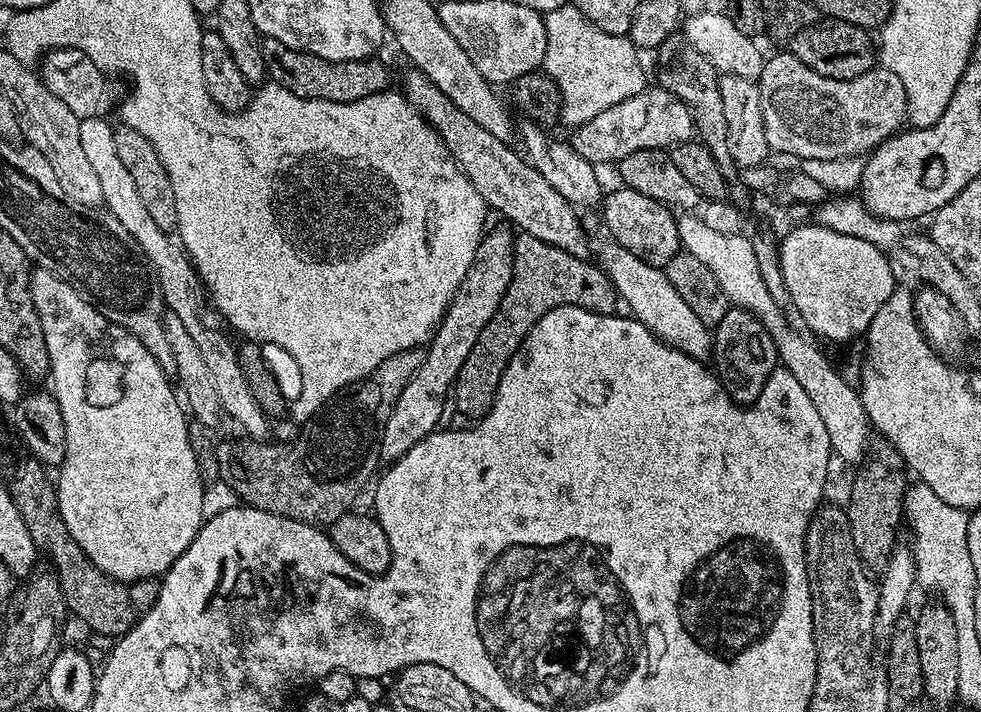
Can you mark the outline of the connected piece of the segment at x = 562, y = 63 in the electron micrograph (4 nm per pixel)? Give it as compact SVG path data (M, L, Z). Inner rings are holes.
M566 2L558 10L543 13L546 26L546 54L542 70L558 86L562 94L562 110L560 120L563 123L579 126L590 122L590 118L602 114L602 110L610 110L610 106L618 106L618 102L626 102L626 98L634 98L634 94L644 91L644 68L640 65L641 53L627 36L606 34L606 30L598 30L582 10L578 10L571 2Z

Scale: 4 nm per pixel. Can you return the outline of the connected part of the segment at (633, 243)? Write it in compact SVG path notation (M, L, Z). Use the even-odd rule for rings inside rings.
M616 186L612 193L602 200L604 208L604 224L608 227L607 235L621 244L634 258L646 262L655 268L663 268L681 251L676 225L677 213L668 205L654 198L646 198L646 194L638 194L638 190L630 190Z

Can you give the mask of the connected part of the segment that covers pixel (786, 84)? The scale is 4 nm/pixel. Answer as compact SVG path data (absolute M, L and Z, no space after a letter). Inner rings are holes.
M780 50L777 56L769 55L758 77L762 122L766 126L766 142L773 153L785 152L797 156L800 162L810 158L829 160L847 156L864 156L877 148L887 136L901 131L908 114L908 99L902 82L893 72L883 66L871 68L858 78L839 80L826 78L818 70L810 70L806 62L798 62L791 50Z

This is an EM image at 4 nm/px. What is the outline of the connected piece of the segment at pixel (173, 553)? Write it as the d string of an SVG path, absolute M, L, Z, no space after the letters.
M37 267L32 274L32 297L38 310L38 318L42 322L42 334L46 338L50 381L52 380L50 391L62 410L62 422L66 422L66 454L64 463L58 469L60 480L58 476L55 481L56 501L62 522L66 522L66 530L70 530L74 542L78 542L78 546L84 548L88 561L107 576L111 576L113 580L131 582L163 577L172 563L184 553L186 546L194 542L200 525L206 519L202 514L205 485L201 483L198 474L198 462L194 450L190 450L188 437L190 420L182 407L181 397L174 389L173 381L162 370L162 366L154 362L154 354L150 354L150 350L146 350L146 346L142 346L142 342L138 342L134 334L124 331L122 326L111 324L77 288L70 286L70 282L66 282L50 270Z

